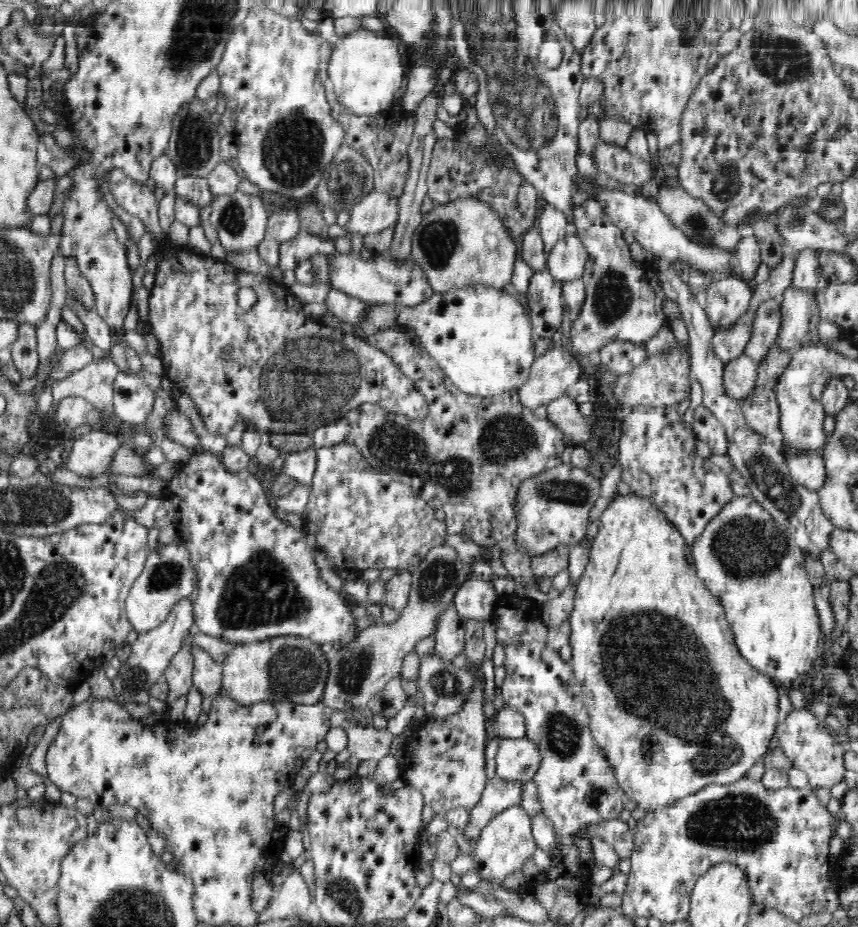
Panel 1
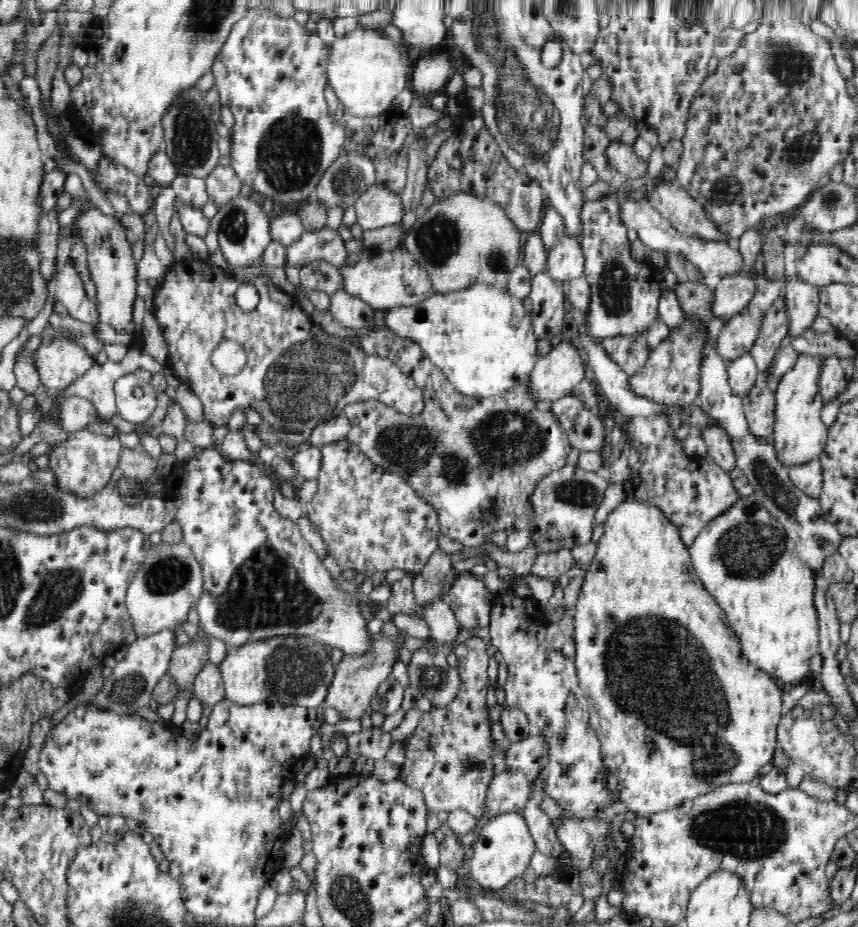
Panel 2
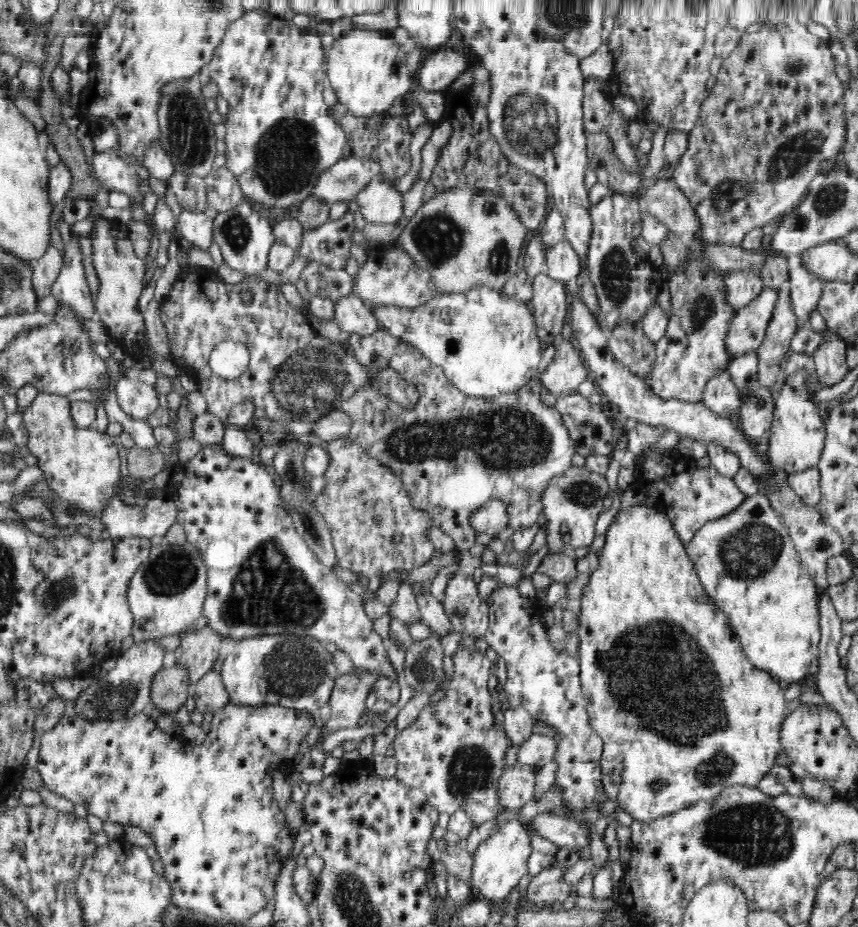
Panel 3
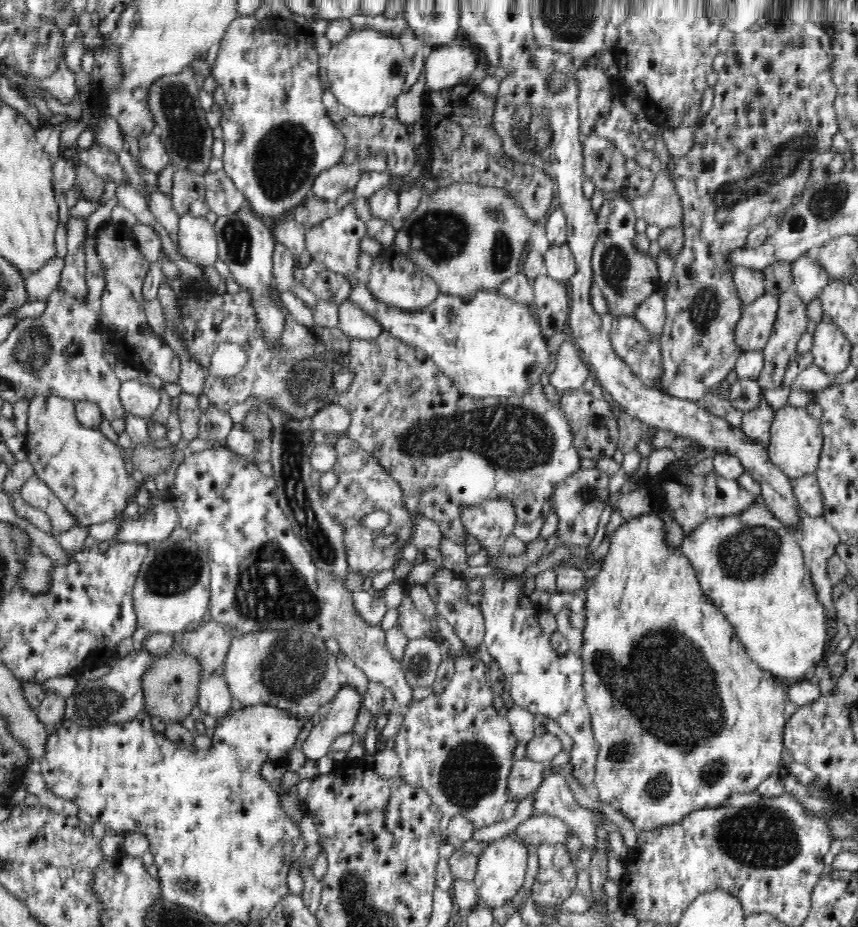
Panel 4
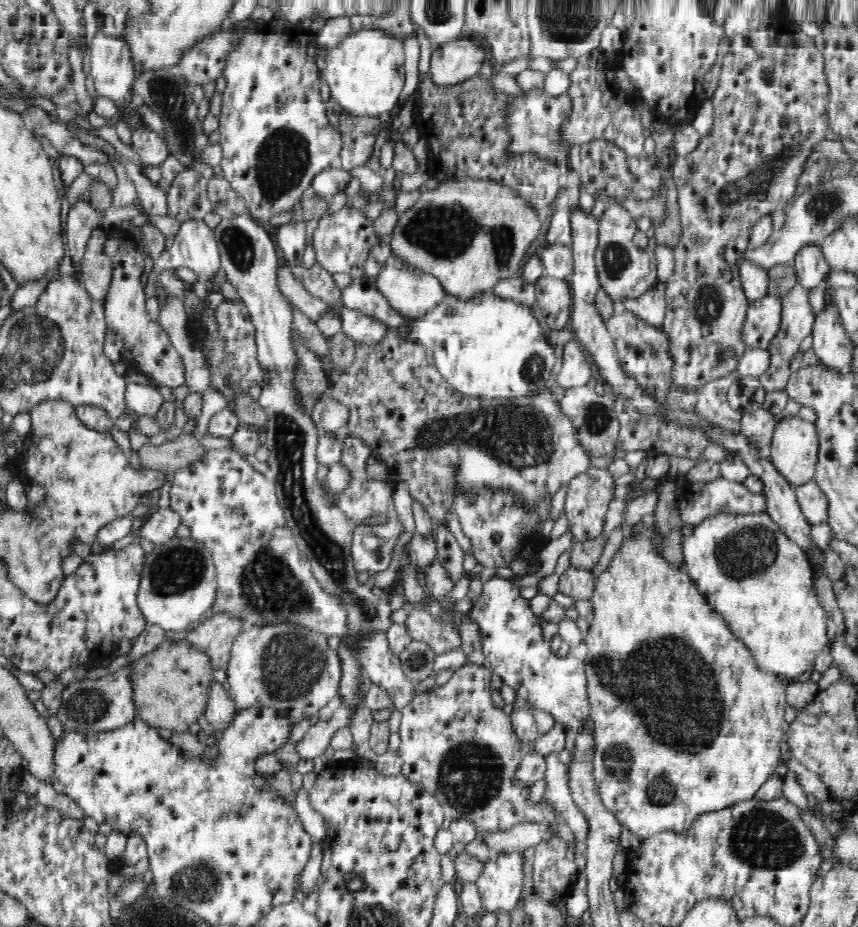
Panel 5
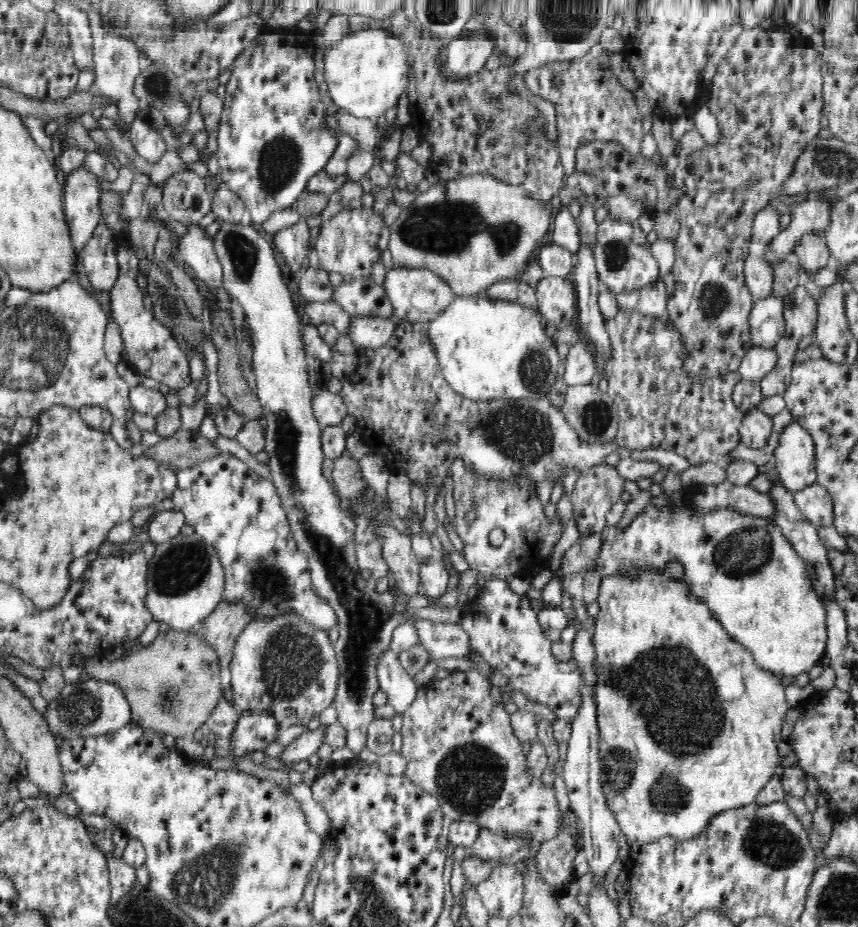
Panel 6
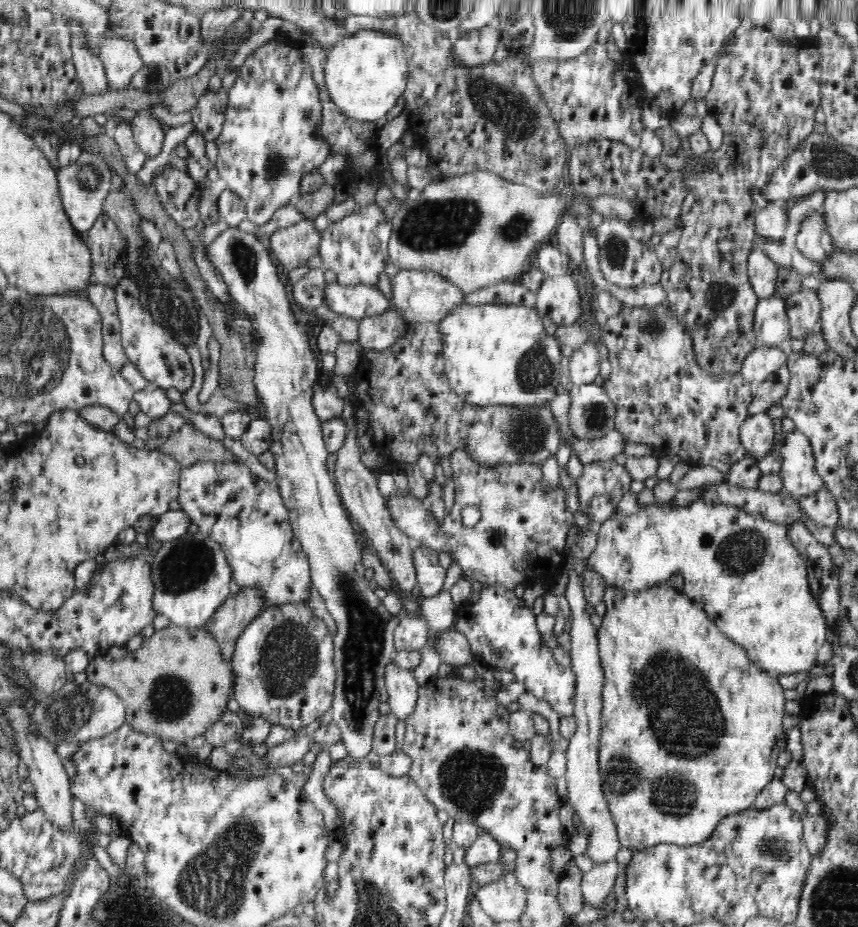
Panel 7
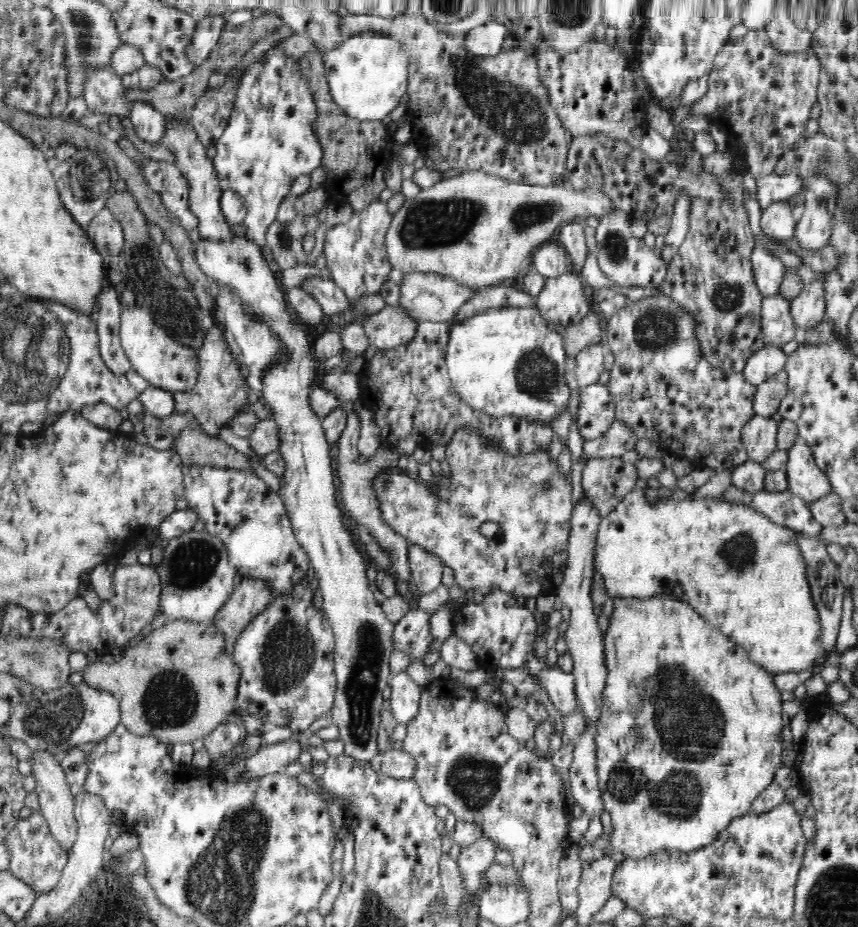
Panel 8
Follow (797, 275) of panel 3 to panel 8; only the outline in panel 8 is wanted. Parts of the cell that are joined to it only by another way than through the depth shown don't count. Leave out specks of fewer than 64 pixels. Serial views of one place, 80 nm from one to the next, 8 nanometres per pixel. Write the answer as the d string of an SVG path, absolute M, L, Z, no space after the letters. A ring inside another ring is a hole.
M821 200L816 203L805 203L802 217L795 226L792 240L800 248L812 254L818 254L830 244L832 230L832 216L826 204L823 204Z

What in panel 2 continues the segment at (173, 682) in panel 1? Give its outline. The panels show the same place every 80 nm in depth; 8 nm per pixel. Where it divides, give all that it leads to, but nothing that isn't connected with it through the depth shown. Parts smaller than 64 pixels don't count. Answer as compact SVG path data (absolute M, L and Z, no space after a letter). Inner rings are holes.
M204 637L198 642L181 645L174 650L167 675L175 682L178 691L192 687L194 677L208 659L207 652L208 641L204 640Z

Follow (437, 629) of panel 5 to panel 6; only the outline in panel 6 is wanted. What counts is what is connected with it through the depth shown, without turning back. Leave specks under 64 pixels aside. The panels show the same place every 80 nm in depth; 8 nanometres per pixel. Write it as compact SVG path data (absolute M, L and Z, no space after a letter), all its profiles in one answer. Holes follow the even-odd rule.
M426 618L412 621L418 642L422 643L433 659L466 657L470 639L460 624L442 624Z

